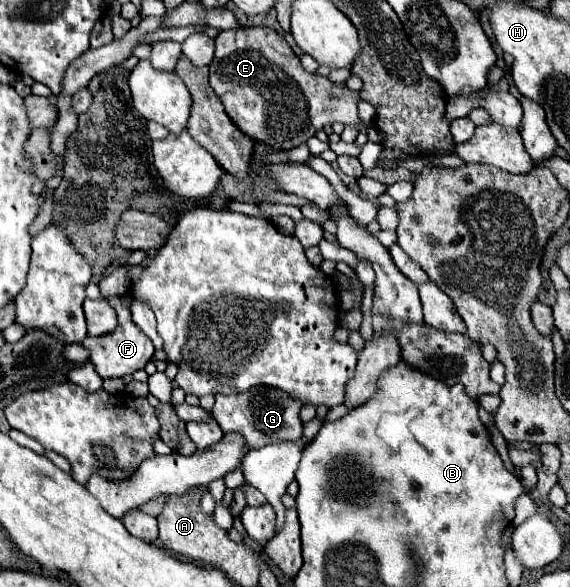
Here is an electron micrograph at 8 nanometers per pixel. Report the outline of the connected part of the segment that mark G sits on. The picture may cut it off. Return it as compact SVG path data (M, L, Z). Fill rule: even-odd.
M251 388L249 392L235 392L233 396L217 394L211 412L223 434L241 434L245 438L245 448L253 450L271 442L297 440L303 434L303 422L299 418L301 406L303 404L297 404L293 396L285 396L279 388Z

